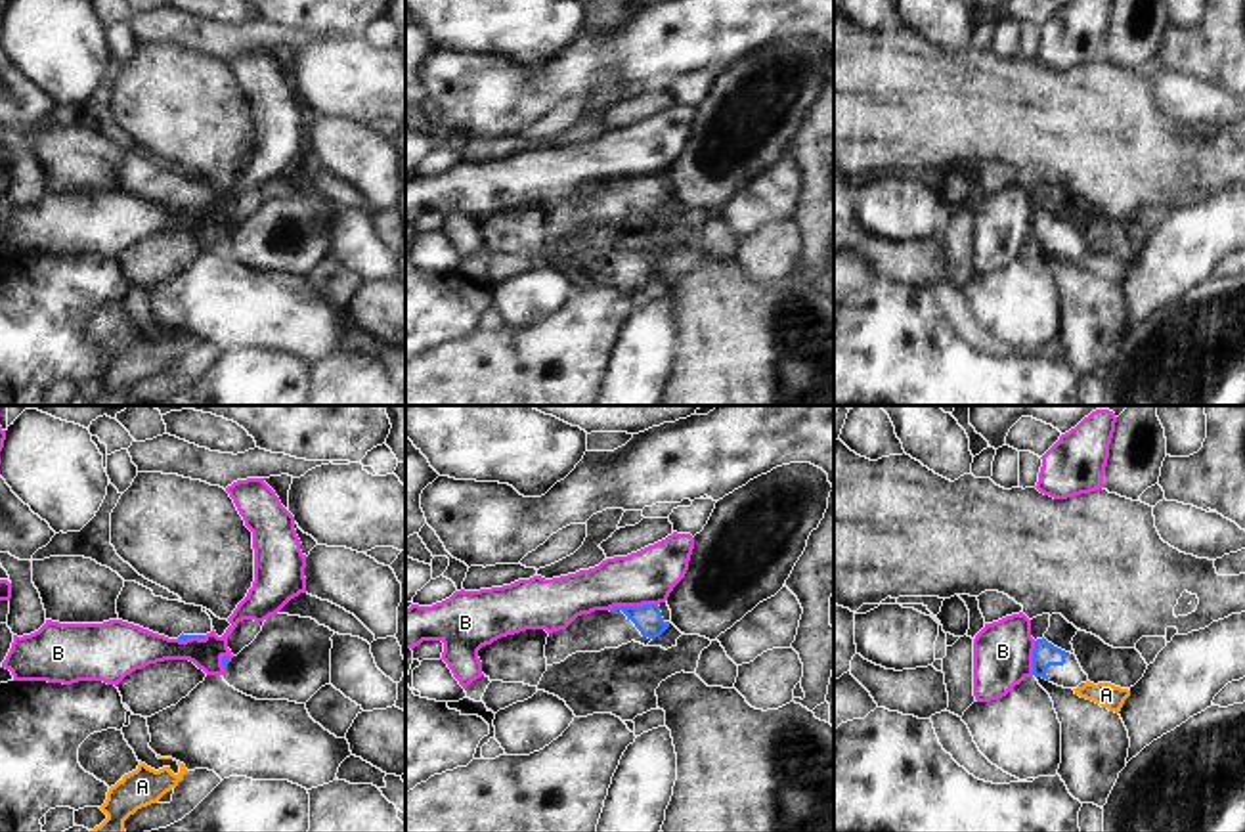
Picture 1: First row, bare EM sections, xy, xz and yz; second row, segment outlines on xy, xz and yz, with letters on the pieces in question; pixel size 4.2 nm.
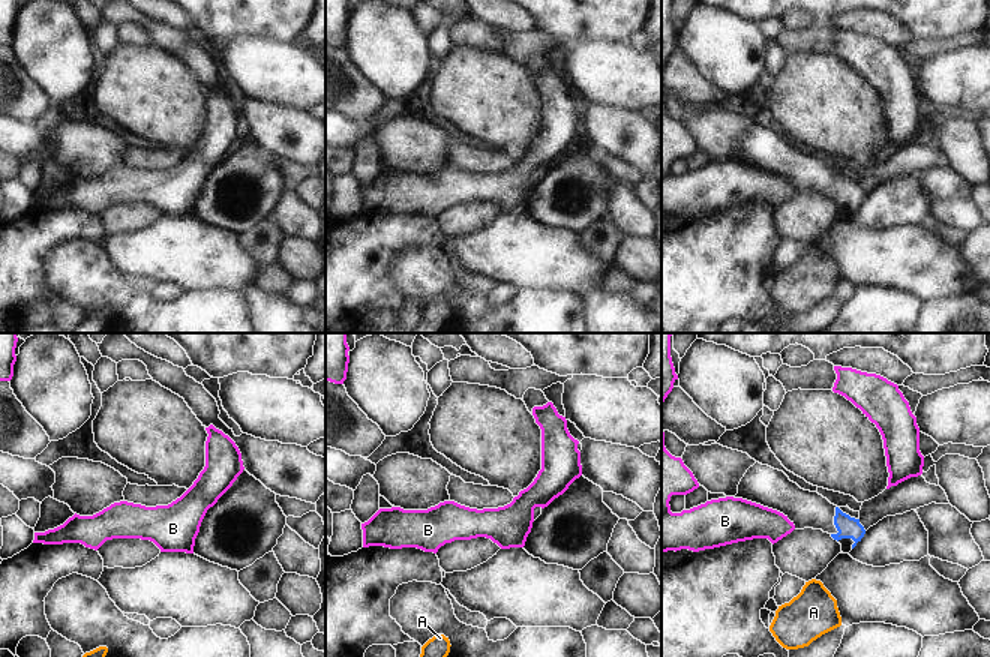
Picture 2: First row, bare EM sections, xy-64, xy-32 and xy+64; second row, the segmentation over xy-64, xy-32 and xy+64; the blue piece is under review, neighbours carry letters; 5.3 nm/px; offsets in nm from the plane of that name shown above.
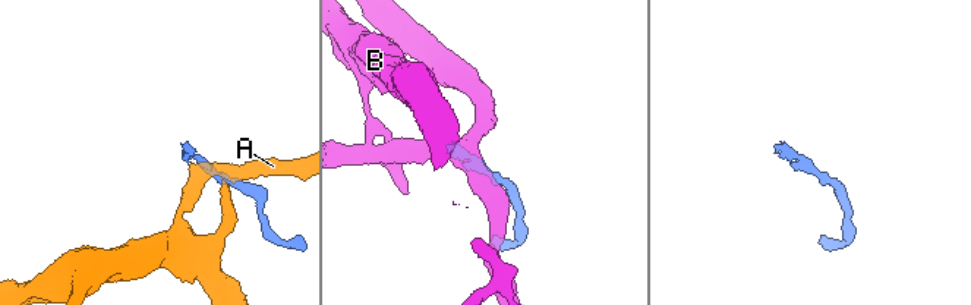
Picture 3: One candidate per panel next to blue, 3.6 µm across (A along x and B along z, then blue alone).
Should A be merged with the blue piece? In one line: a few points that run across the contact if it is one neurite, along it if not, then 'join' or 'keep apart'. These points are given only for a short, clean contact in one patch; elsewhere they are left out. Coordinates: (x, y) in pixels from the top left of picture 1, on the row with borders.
yz (1085, 683), (1079, 687) | keep apart

